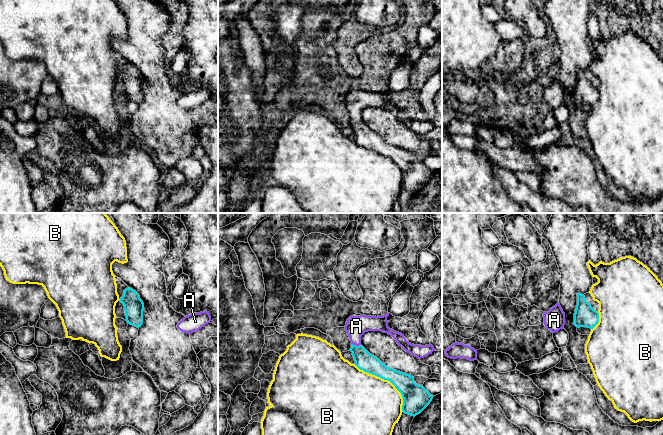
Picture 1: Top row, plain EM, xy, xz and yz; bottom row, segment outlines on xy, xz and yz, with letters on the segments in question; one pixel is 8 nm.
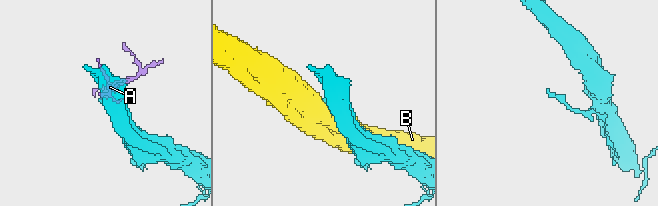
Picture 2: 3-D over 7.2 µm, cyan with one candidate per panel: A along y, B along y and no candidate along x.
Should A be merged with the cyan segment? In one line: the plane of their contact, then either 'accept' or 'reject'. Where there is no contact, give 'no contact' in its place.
meets cyan in xz; accept

